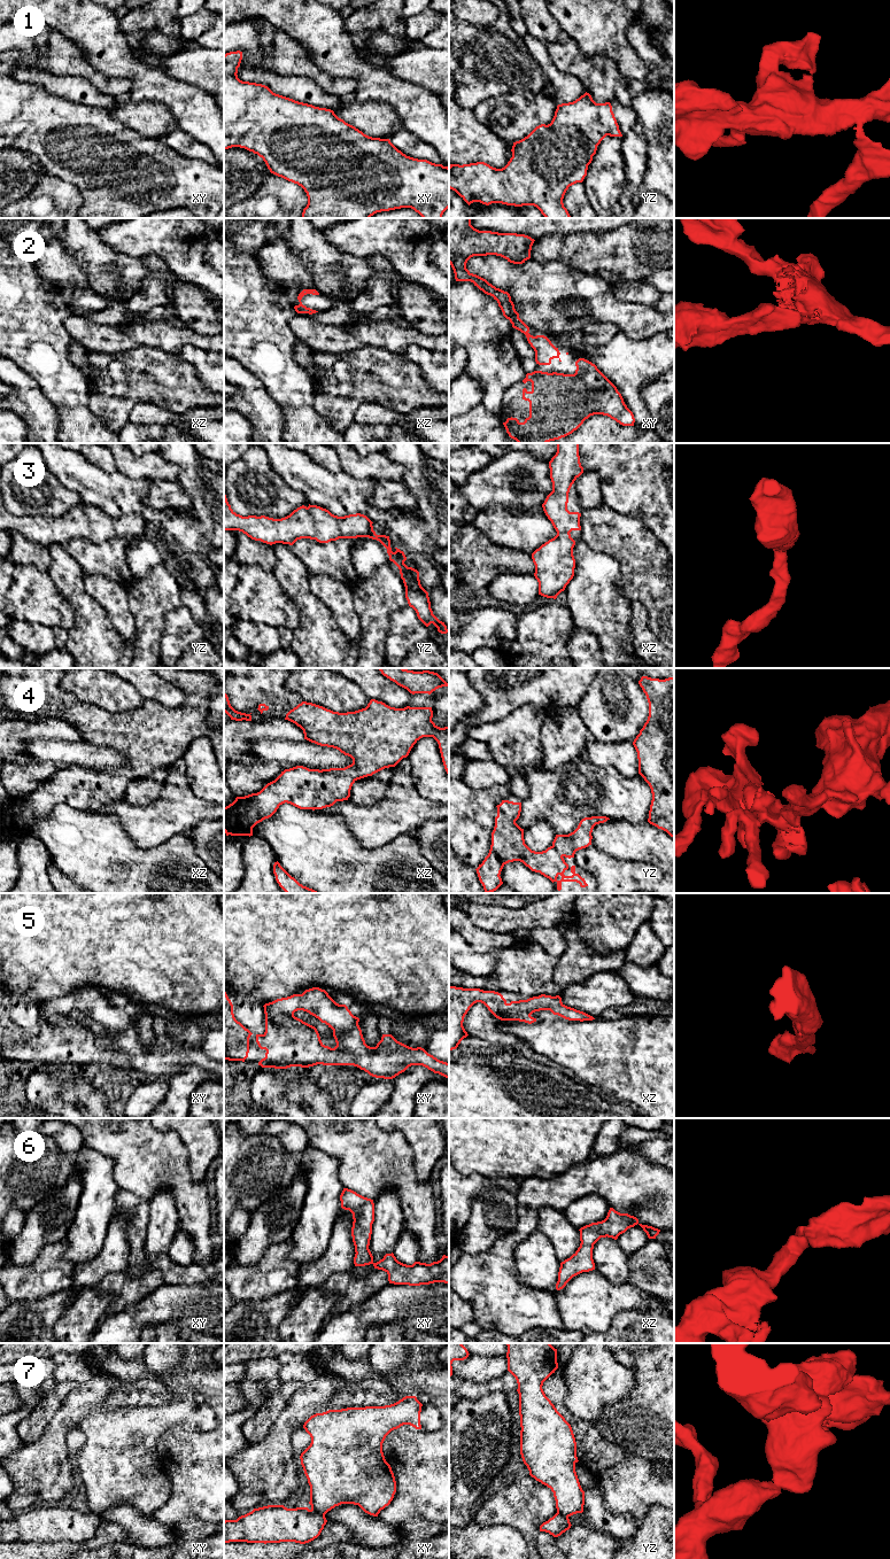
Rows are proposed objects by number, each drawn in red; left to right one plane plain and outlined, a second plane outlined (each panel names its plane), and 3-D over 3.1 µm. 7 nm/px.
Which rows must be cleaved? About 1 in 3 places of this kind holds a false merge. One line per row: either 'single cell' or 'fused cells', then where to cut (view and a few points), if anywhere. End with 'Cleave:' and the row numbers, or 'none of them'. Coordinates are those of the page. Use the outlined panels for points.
1: single cell; cut none
2: single cell; cut none
3: single cell; cut none
4: single cell; cut none
5: single cell; cut none
6: single cell; cut none
7: fused cells; cut xy (310, 1510), (324, 1515)
Cleave: 7

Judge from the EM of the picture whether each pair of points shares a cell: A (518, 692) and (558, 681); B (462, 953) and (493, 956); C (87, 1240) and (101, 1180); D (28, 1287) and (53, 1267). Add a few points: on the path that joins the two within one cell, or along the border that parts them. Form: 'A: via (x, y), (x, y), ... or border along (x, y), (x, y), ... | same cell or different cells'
A: via (528, 685), (533, 681), (548, 681) | same cell
B: via (470, 959), (485, 959) | same cell
C: via (90, 1225), (97, 1200), (100, 1195) | same cell
D: via (33, 1282), (40, 1280), (47, 1273) | same cell

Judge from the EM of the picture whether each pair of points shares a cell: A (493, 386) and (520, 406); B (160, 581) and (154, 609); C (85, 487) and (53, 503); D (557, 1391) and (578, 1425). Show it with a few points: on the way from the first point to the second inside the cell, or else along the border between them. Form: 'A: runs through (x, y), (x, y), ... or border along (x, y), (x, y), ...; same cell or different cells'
A: border along (521, 380), (505, 392), (497, 413); different cells
B: runs through (160, 588), (154, 596), (154, 602); same cell
C: border along (54, 475), (66, 487), (72, 489), (83, 502); different cells
D: runs through (558, 1400), (562, 1409), (570, 1417); same cell

